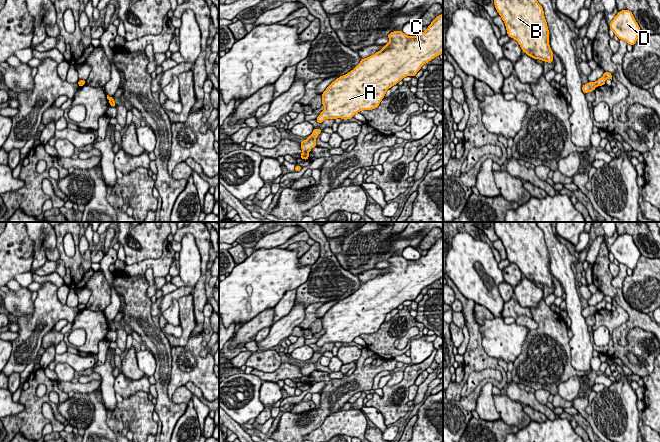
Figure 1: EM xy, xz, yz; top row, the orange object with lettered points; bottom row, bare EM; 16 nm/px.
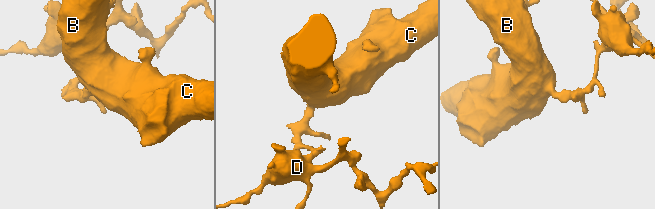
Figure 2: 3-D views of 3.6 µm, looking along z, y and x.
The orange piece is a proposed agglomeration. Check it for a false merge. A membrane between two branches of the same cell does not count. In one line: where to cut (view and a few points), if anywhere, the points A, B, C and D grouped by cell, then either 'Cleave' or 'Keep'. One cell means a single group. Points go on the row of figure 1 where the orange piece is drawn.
Split along xz (303, 150), (308, 152). Groups: A B C / D. Cleave

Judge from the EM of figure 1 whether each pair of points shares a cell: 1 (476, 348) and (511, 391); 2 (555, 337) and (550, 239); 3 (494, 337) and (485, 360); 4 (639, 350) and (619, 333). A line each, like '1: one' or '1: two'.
1: two
2: two
3: two
4: two

